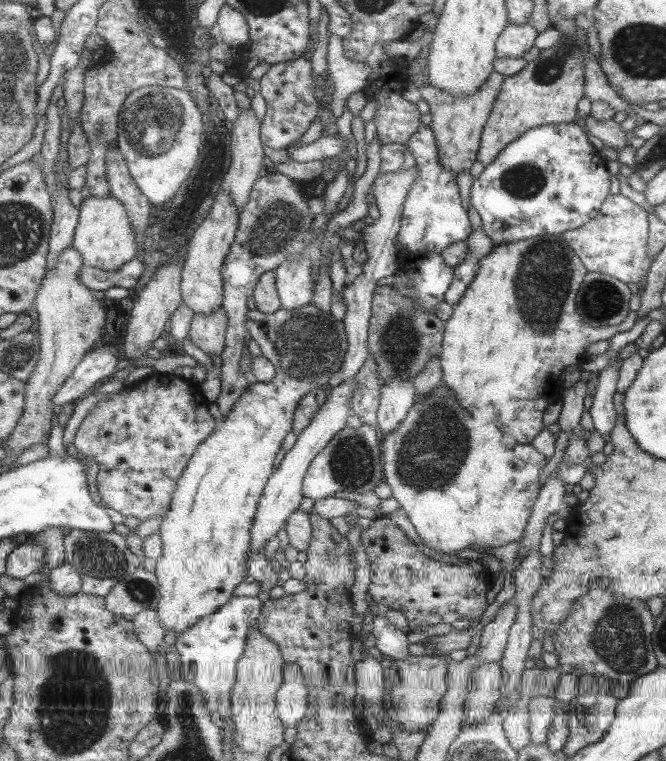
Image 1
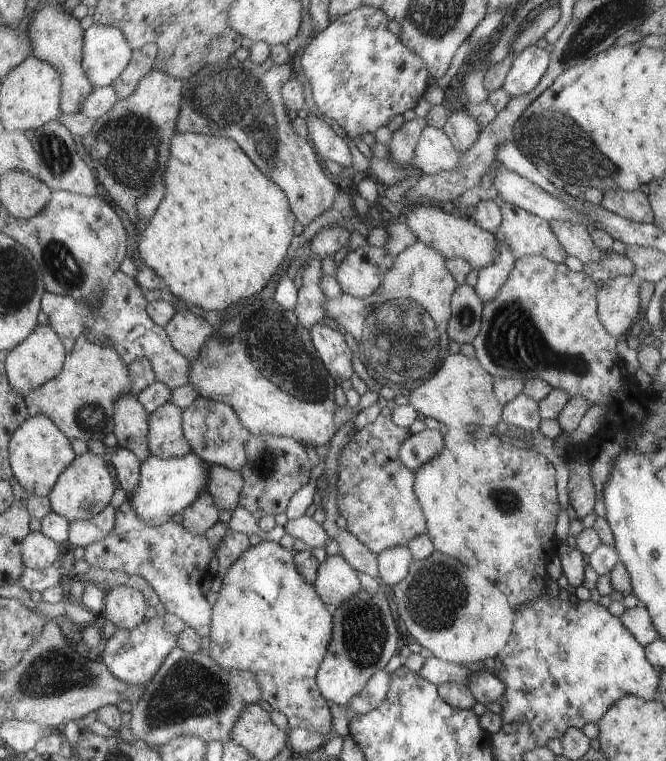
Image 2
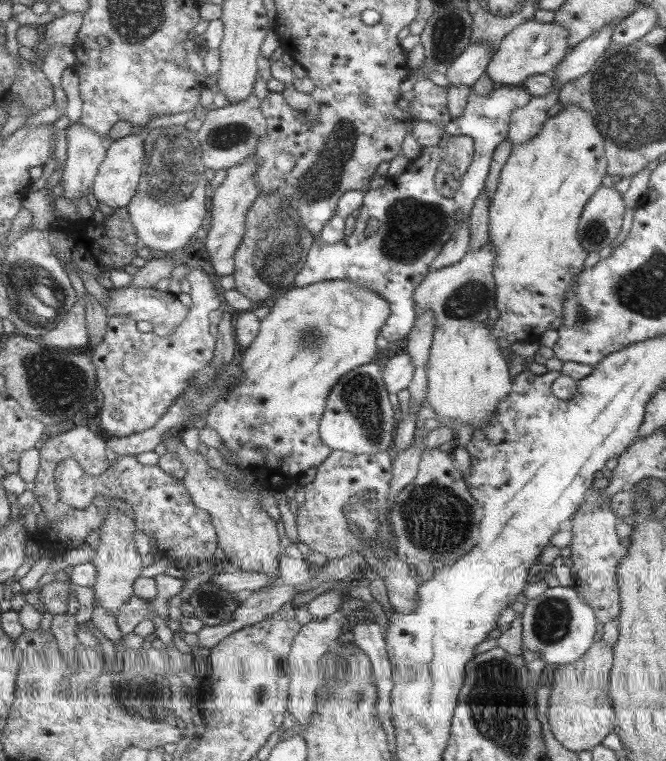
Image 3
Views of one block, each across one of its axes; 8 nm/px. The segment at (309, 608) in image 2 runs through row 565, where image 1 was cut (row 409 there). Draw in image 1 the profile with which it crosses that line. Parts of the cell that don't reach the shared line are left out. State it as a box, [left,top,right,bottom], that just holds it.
[154,303,348,635]

